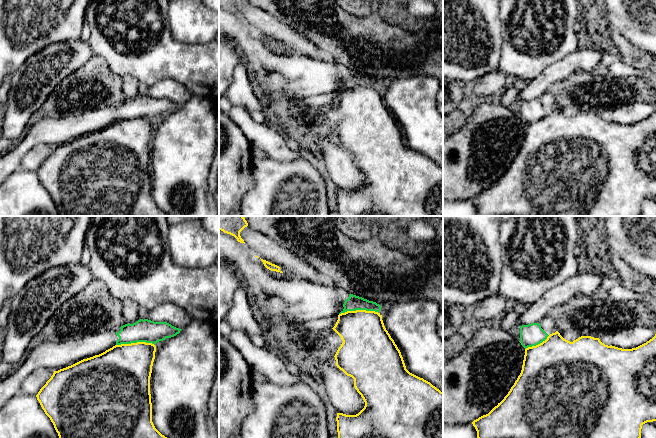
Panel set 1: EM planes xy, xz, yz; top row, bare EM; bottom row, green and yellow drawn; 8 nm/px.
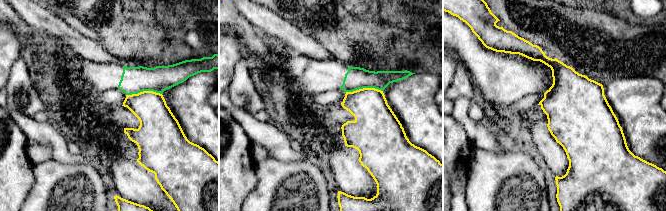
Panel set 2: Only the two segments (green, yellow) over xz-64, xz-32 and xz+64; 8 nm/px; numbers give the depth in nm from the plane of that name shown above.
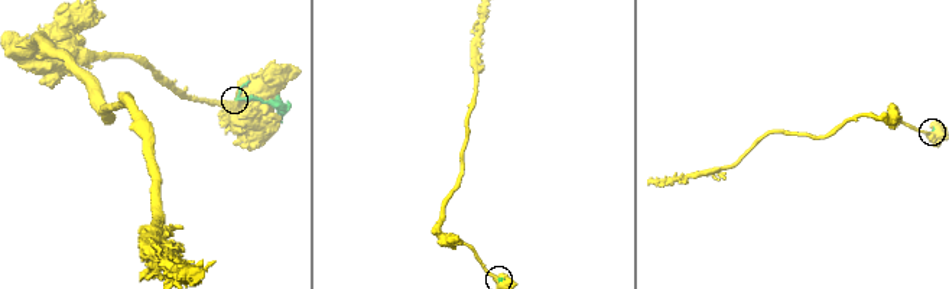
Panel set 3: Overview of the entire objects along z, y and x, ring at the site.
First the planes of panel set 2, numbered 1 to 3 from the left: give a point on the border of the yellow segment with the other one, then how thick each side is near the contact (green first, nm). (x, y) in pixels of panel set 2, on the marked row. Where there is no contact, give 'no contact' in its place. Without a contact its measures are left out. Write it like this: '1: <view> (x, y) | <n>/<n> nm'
1: xz-64 (143, 90) | 220/260 nm
2: xz-32 (364, 87) | 180/300 nm
3: no contact

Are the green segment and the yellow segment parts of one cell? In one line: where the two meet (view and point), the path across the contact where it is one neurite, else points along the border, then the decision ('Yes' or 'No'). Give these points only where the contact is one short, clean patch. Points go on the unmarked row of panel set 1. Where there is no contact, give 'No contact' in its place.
Touches green at xz (358, 85). No

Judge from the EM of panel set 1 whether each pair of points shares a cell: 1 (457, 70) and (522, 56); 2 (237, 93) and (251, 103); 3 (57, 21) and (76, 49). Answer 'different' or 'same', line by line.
1: different
2: same
3: different

